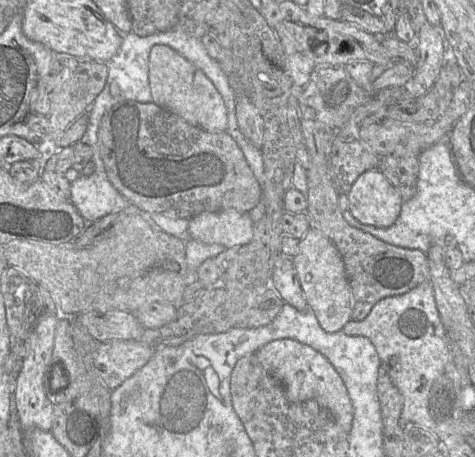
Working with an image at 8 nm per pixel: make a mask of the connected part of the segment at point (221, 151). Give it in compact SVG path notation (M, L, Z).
M122 101L101 119L98 146L112 186L131 204L148 213L190 219L205 212L235 209L248 213L262 199L262 189L244 155L227 132L211 133L195 127L153 102Z

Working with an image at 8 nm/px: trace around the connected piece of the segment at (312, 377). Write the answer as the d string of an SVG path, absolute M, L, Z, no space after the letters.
M279 339L264 345L255 354L261 366L283 385L290 402L316 400L349 434L353 422L353 406L349 394L340 375L321 353L293 339Z

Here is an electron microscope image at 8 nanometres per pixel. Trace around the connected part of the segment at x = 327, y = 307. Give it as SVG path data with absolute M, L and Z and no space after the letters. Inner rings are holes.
M309 229L299 240L292 263L308 308L314 313L321 328L327 333L342 331L345 324L352 320L353 302L344 263L336 246L320 231Z

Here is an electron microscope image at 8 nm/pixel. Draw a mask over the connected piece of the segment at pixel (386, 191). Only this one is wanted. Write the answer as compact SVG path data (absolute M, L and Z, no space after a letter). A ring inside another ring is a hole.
M378 169L363 172L347 196L351 215L362 224L375 227L393 225L403 203L398 191Z

